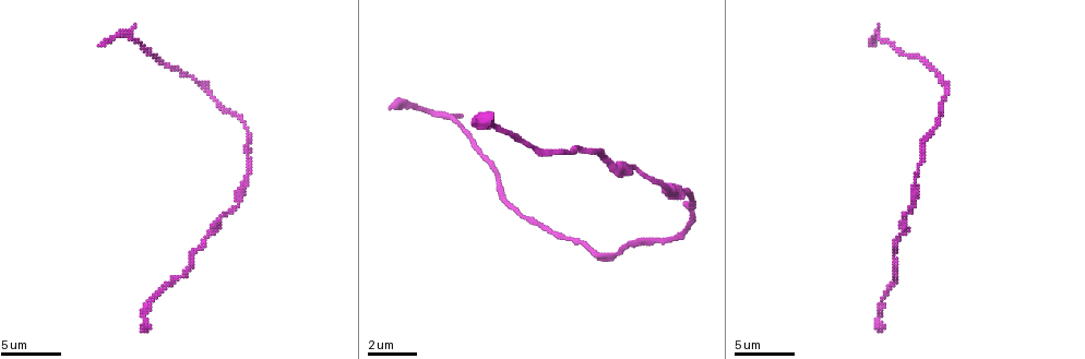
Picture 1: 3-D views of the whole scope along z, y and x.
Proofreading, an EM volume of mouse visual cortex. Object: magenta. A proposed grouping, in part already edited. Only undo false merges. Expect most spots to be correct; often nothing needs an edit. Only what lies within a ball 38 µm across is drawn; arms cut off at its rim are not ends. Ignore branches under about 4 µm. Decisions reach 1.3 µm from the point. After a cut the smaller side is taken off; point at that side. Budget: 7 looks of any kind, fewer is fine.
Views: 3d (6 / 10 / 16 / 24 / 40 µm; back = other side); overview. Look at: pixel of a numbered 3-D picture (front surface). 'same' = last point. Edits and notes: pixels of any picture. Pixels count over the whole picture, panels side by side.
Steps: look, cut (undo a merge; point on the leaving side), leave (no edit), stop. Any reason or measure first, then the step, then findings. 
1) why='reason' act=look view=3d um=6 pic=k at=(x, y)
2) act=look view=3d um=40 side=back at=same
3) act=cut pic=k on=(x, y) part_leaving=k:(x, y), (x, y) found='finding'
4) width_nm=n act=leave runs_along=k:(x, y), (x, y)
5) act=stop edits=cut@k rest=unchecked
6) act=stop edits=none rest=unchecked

act=look view=3d um=6 pic=1 at=(685, 206)

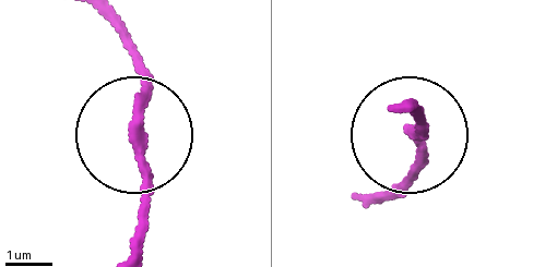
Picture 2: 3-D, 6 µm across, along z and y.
act=look view=3d um=6 side=back pic=2 at=(138, 122)

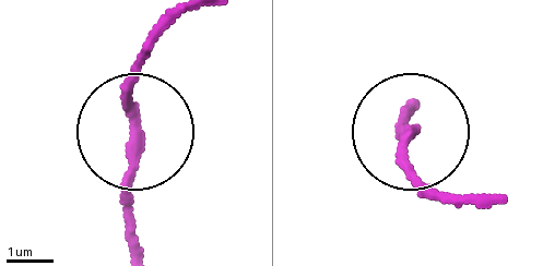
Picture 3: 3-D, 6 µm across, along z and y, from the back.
act=leave found='continuous, no second cell'

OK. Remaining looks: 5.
why='calibre changes' act=look view=3d um=10 pic=1 at=(895, 239)

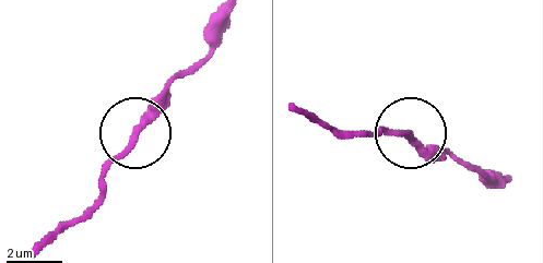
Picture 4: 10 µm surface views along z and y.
width_nm=230 act=leave runs_along=4:(502, 178), (432, 155), (408, 136), (363, 129) found='continuous, no second cell'

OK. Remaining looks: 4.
why='thick turns thin' act=look view=3d um=16 pic=1 at=(237, 203)

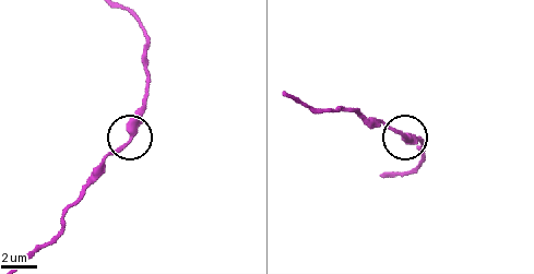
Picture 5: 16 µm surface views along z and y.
act=leave runs_along=5:(145, 56), (145, 94), (138, 129), (103, 163) found='continuous, no second cell'

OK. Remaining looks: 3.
why='calibre changes' act=look view=3d um=10 pic=1 at=(150, 308)

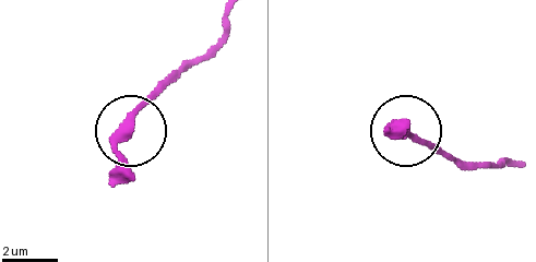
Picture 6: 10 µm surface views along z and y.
act=leave runs_along=6:(230, 16), (224, 37), (132, 127) found='all the same cell'

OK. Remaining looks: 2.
act=stop edits=none rest=unchecked

